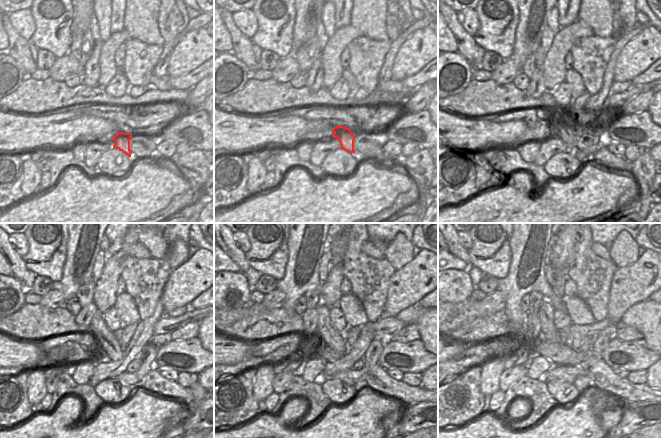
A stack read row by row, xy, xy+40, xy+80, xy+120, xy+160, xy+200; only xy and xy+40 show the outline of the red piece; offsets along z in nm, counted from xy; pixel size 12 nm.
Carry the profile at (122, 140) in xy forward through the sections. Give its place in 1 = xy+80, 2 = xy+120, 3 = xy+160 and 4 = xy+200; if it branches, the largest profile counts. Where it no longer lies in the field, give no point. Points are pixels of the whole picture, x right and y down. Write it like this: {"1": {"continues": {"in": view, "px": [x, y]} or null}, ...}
{"1": {"continues": {"in": "xy+80", "px": [560, 125]}}, "2": {"continues": {"in": "xy+120", "px": [109, 340]}}, "3": {"continues": {"in": "xy+160", "px": [331, 337]}}, "4": {"continues": {"in": "xy+200", "px": [549, 332]}}}

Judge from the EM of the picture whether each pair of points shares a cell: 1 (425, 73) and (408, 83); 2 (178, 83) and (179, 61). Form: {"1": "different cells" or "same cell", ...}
{"1": "same cell", "2": "different cells"}

